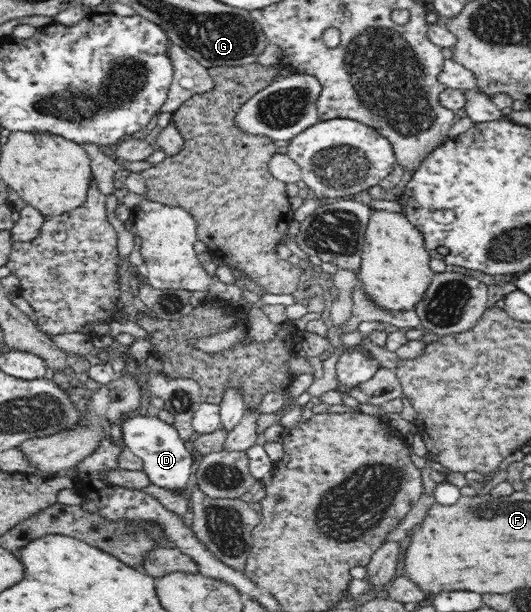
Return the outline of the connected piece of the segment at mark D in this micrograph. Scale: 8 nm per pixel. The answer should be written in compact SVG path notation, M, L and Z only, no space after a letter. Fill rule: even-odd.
M134 413L120 422L120 435L125 447L142 460L143 471L152 480L152 484L187 492L185 485L192 475L193 452L186 448L186 443L180 438L178 429L173 424L162 421L156 415Z

